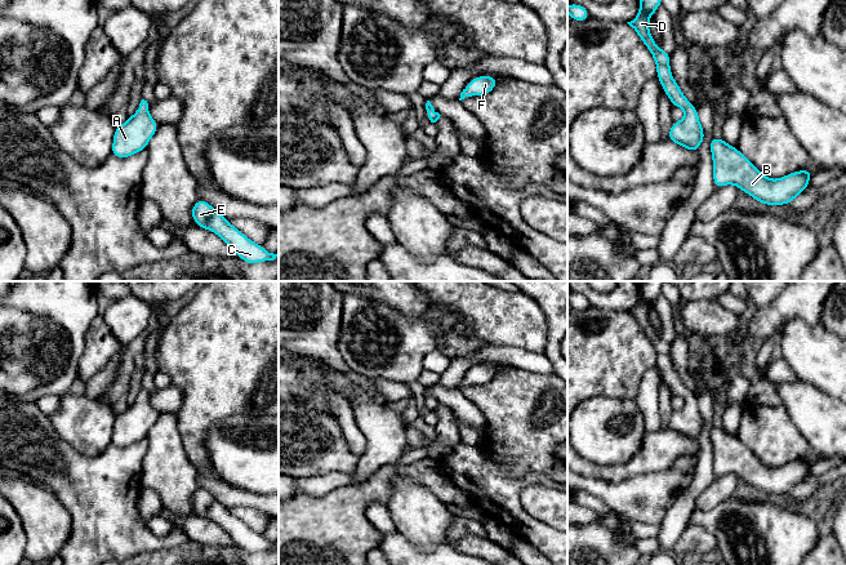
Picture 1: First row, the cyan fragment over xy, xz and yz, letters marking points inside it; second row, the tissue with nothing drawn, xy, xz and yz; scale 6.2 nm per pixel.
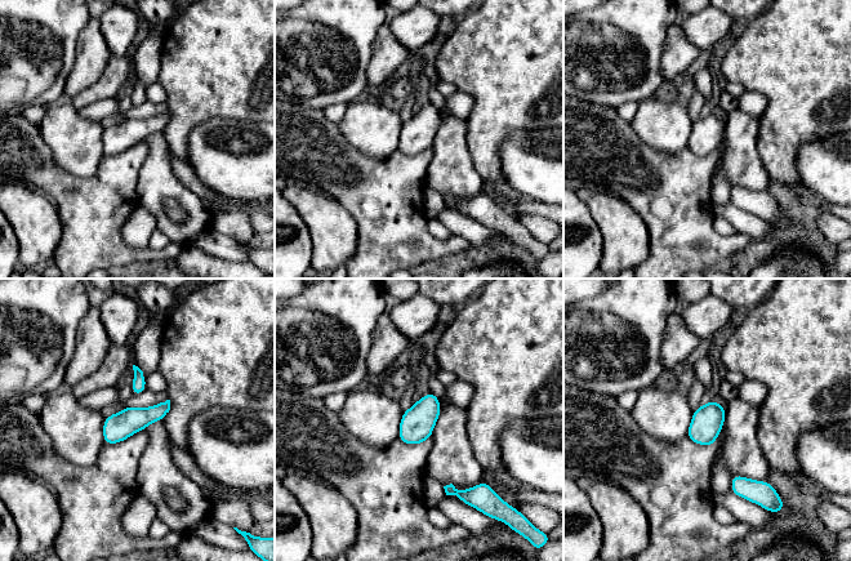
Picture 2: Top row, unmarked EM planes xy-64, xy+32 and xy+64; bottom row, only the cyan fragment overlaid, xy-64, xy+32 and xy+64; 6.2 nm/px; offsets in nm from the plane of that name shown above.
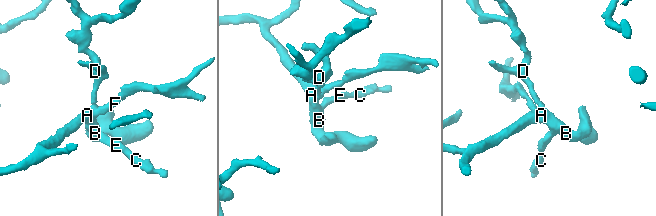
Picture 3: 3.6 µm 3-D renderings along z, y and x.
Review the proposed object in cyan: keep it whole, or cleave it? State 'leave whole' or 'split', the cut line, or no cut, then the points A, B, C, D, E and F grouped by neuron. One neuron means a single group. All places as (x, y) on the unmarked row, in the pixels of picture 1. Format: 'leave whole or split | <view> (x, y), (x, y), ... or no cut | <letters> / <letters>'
leave whole | no cut | A B C D E F

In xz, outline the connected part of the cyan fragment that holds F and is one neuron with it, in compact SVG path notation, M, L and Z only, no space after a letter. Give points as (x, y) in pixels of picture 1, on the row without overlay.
M490 364L477 365L466 374L463 381L460 382L459 390L472 384L486 384L495 378L497 372L498 369L494 365Z

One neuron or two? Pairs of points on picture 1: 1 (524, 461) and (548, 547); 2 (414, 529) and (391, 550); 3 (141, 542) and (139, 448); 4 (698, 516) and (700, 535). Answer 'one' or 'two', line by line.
1: two
2: two
3: one
4: two

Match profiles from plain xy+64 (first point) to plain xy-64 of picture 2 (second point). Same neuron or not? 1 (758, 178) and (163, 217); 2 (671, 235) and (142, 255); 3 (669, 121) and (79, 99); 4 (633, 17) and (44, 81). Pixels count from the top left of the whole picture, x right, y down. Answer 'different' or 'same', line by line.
1: same
2: same
3: different
4: same

